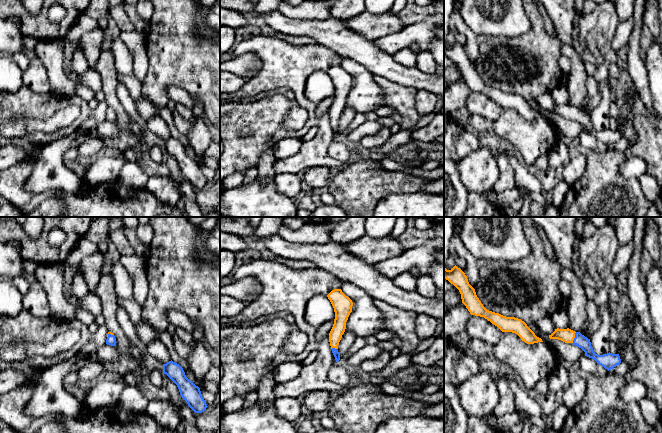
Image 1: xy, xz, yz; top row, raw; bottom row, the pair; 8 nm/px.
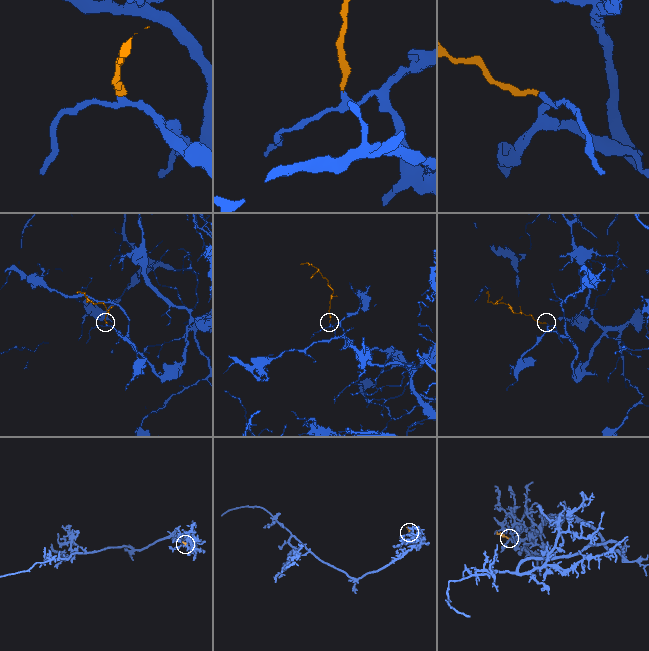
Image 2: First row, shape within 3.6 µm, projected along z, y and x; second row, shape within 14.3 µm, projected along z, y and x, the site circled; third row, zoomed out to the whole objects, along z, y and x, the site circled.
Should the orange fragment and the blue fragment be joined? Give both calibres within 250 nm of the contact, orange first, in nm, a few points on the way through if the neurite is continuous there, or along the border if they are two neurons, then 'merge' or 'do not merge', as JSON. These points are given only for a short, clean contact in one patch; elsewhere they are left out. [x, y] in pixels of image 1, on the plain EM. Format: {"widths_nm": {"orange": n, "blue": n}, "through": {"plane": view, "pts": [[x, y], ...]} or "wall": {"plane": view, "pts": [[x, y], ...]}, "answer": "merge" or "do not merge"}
{"widths_nm": {"orange": 110, "blue": 100}, "through": {"plane": "yz", "pts": [[567, 111], [574, 113], [581, 117]]}, "answer": "merge"}

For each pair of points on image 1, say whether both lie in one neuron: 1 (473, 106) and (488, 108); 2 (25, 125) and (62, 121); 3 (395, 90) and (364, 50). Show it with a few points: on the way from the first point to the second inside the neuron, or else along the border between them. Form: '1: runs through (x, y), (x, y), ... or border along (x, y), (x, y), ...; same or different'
1: runs through (477, 106), (484, 108); same
2: runs through (34, 125), (53, 124); same
3: border along (373, 75), (379, 75), (408, 87); different

